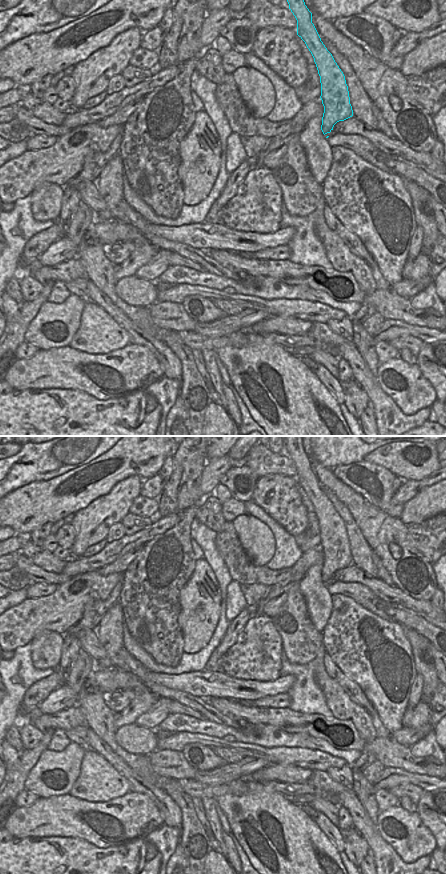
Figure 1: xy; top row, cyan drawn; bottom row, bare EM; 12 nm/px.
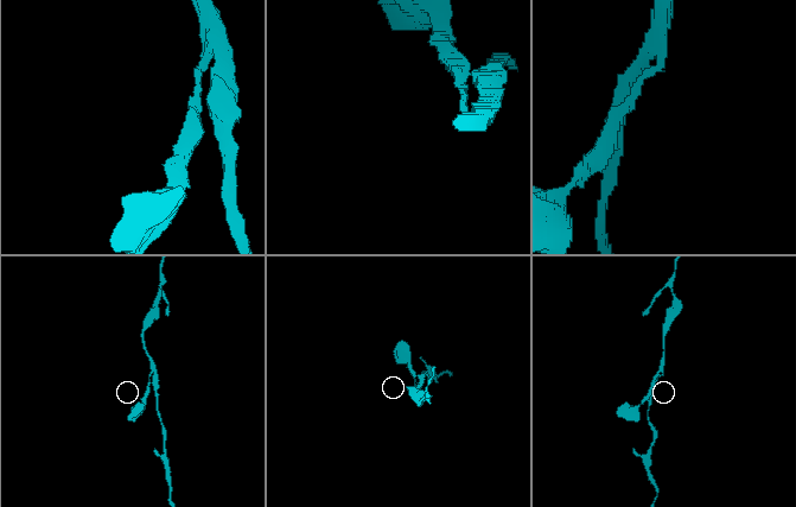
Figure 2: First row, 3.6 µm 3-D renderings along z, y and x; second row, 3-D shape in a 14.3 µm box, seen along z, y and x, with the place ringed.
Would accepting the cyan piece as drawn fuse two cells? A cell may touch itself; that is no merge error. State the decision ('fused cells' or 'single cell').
single cell

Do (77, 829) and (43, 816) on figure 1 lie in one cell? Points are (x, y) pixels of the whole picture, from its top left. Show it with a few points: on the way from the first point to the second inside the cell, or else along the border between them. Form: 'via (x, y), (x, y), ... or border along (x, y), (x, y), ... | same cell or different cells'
via (69, 821), (64, 816), (51, 816) | same cell

